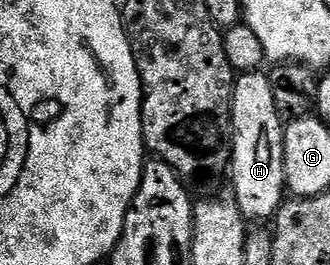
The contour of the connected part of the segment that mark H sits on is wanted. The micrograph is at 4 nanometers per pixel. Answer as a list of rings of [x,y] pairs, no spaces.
[[[247,70],[234,79],[232,96],[232,124],[234,144],[228,179],[234,187],[232,193],[240,212],[254,224],[273,219],[287,197],[284,172],[284,120],[276,112],[276,100],[272,97],[269,73]]]

